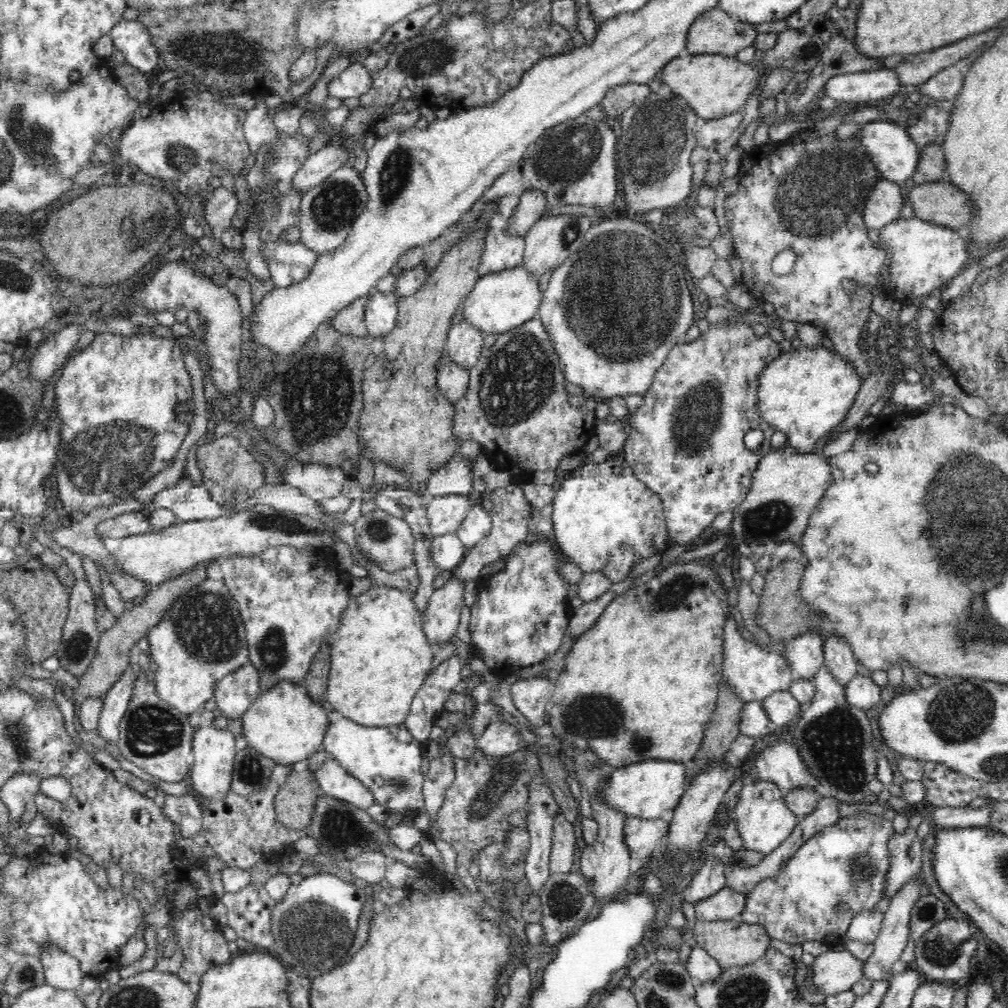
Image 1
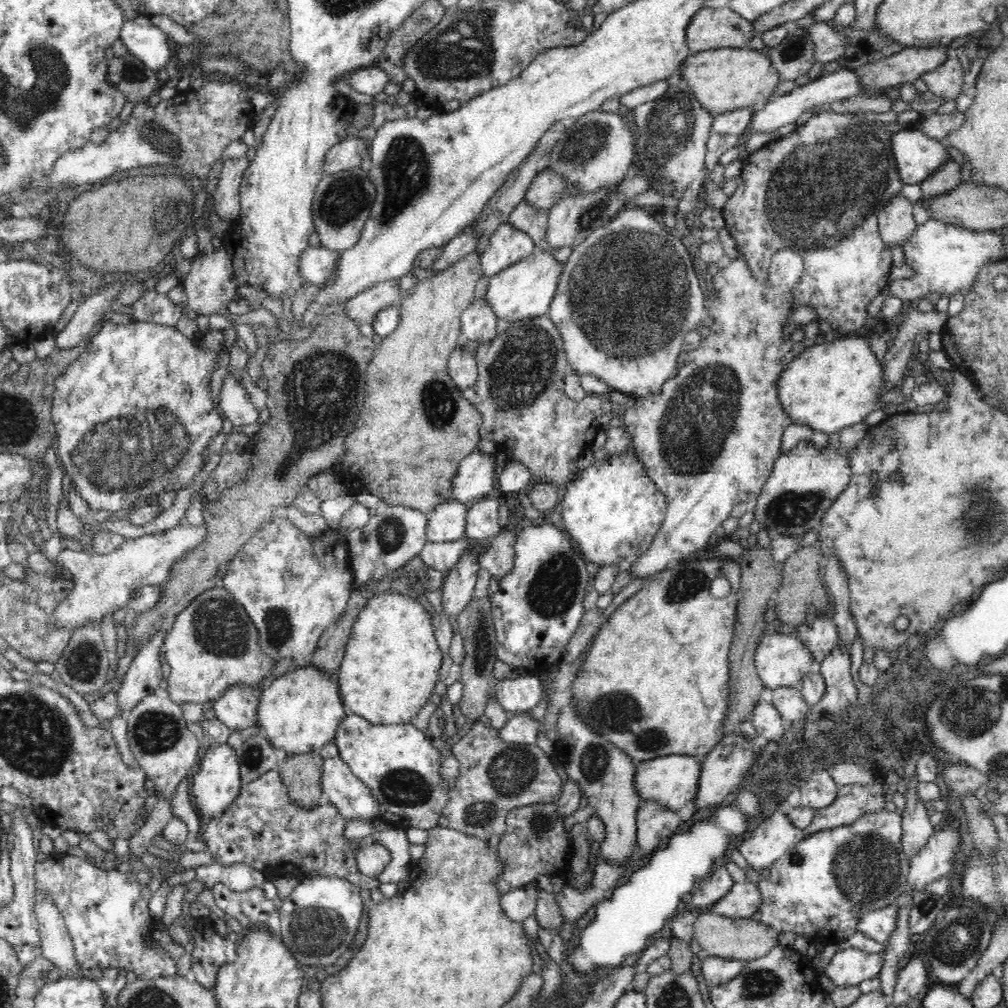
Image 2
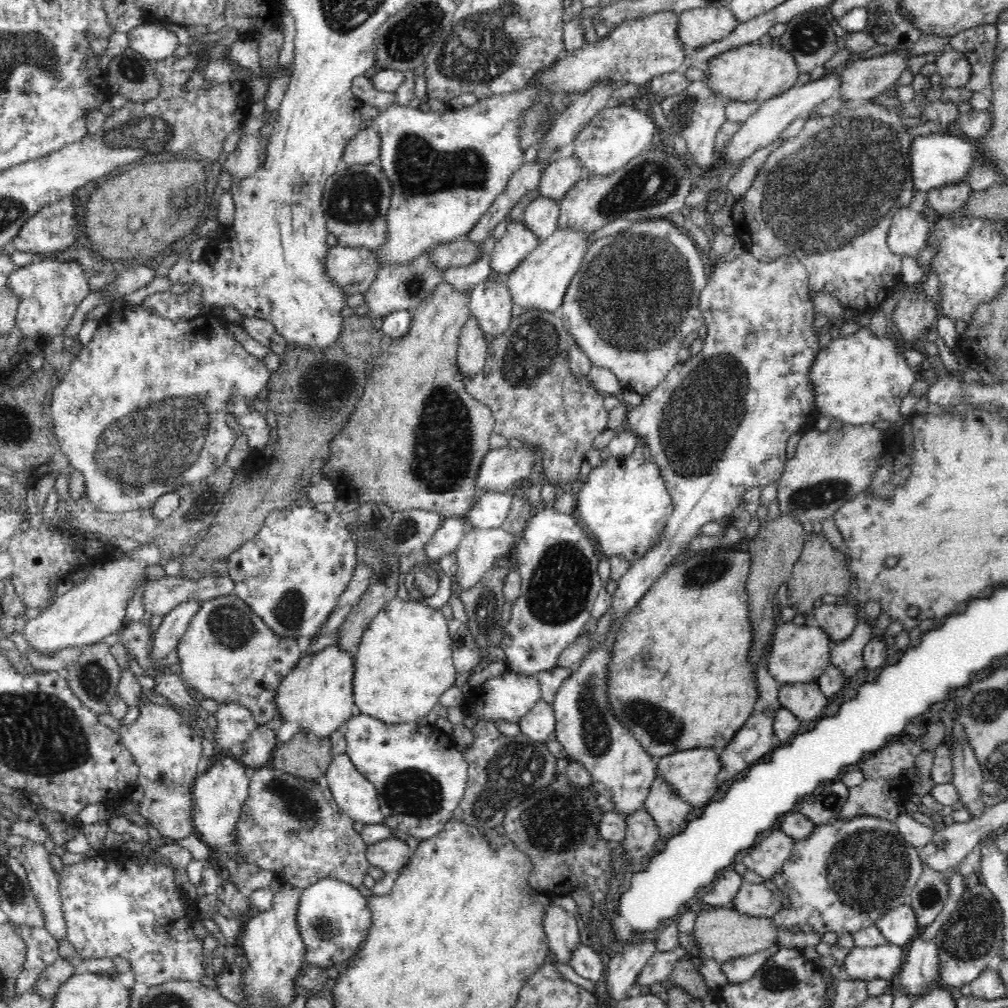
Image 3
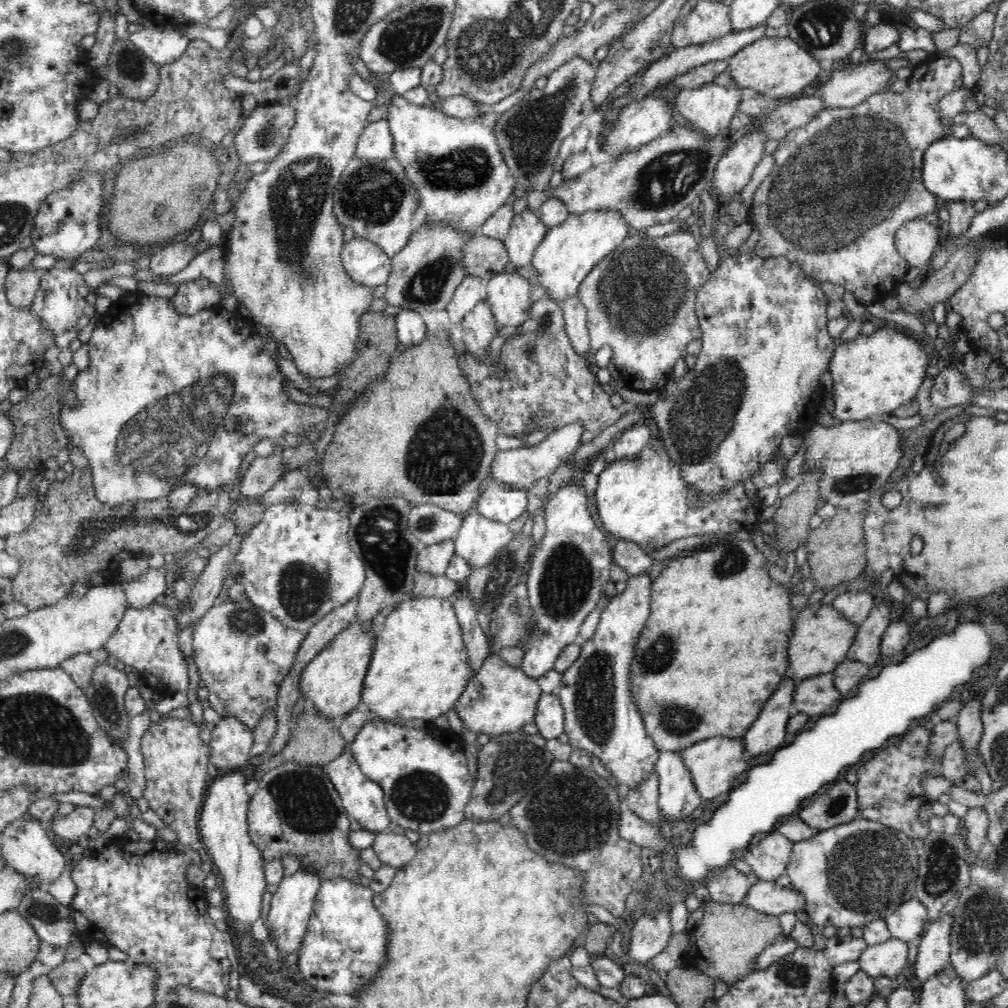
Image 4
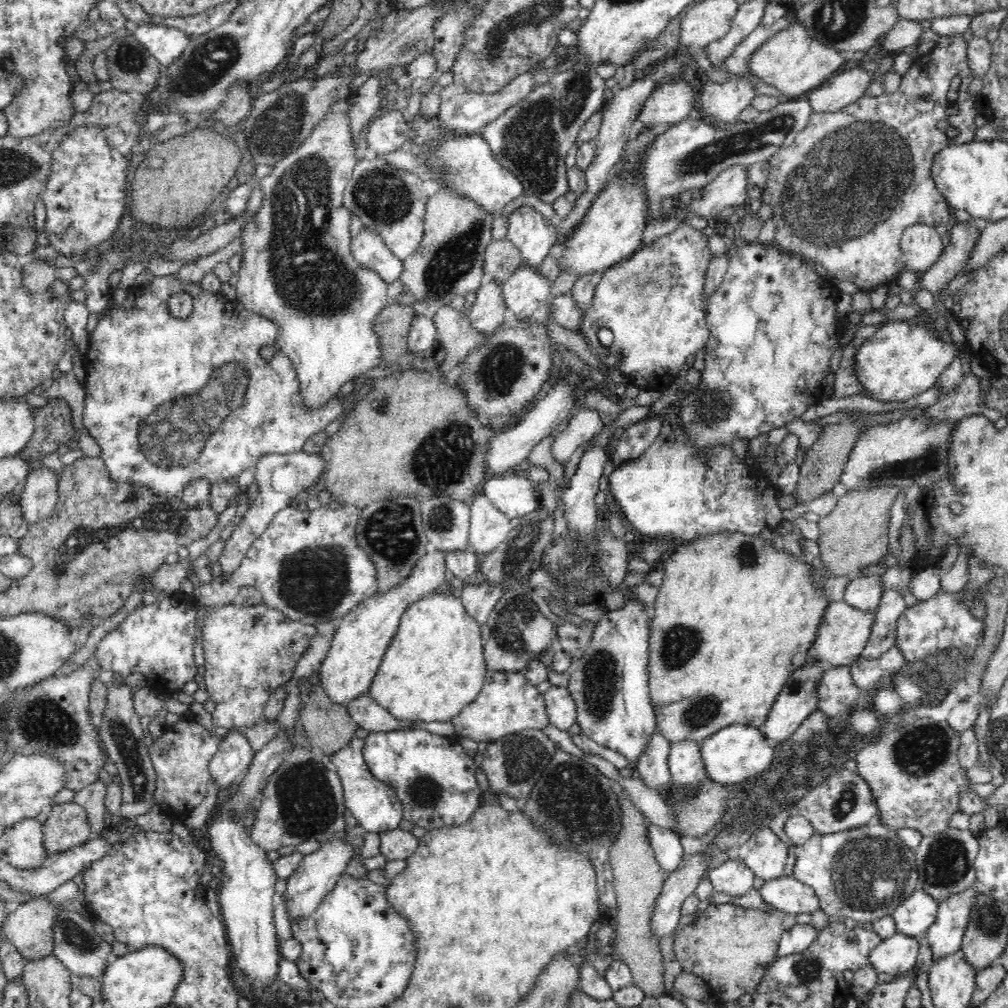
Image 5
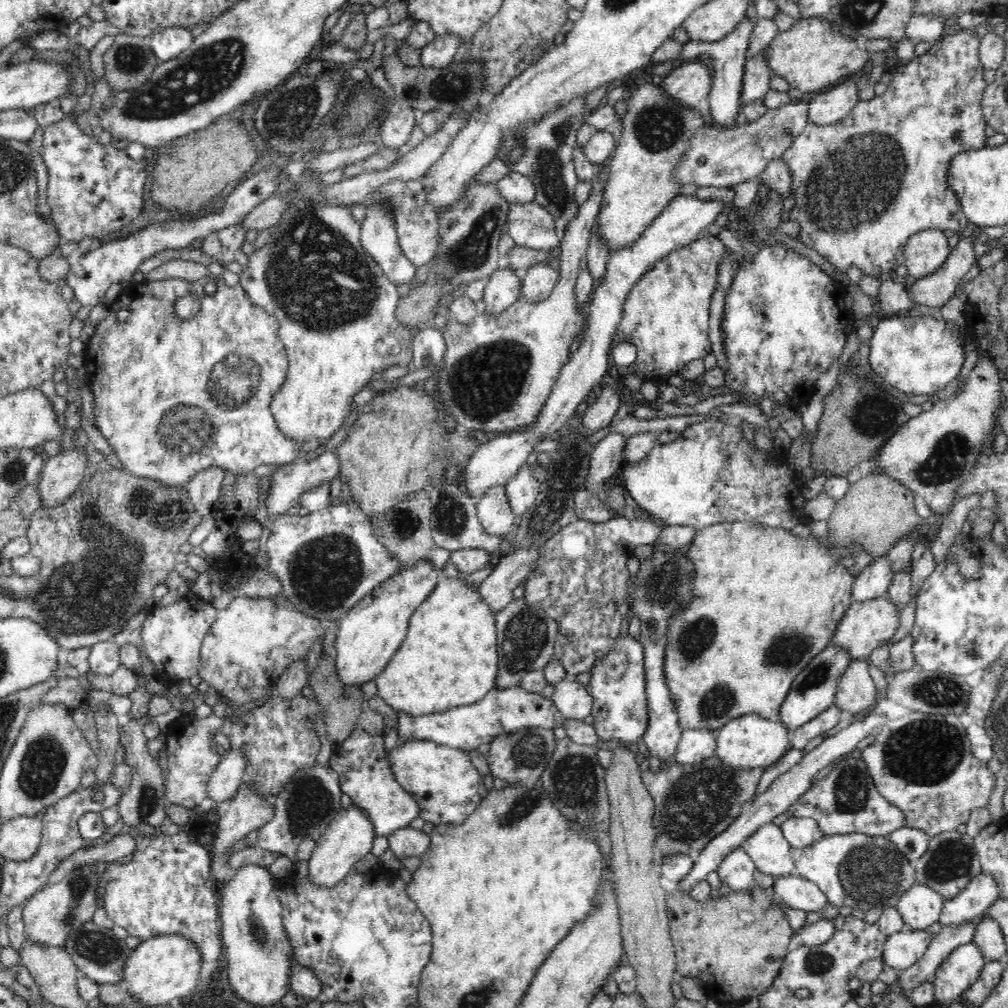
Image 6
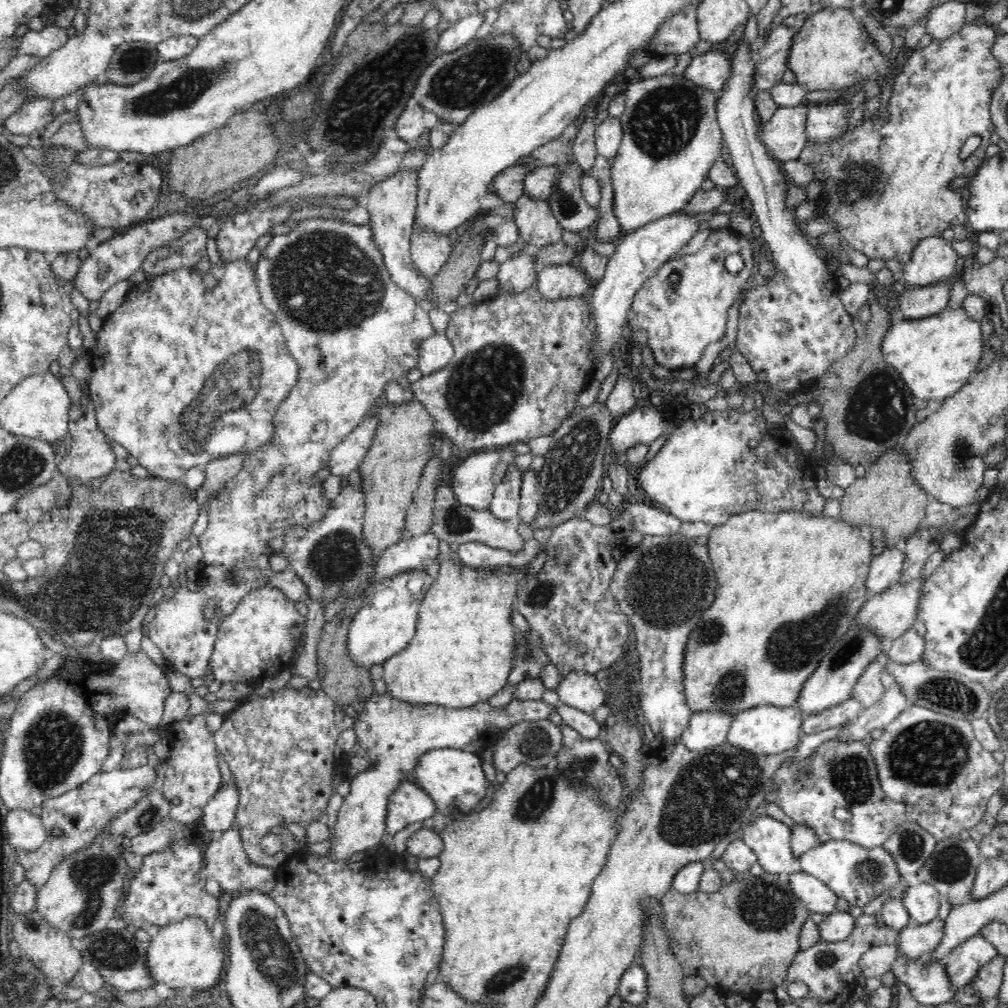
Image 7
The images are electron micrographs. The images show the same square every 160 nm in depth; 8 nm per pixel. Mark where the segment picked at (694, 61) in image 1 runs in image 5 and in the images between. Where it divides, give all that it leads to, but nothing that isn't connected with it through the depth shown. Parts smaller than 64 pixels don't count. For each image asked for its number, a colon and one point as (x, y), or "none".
2: (728, 78)
3: (754, 71)
4: (777, 67)
5: (795, 62)

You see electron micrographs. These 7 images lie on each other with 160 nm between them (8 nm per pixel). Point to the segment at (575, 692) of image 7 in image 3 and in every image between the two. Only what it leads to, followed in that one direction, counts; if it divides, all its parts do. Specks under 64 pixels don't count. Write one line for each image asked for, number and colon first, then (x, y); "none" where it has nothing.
3: (540, 722)
4: (550, 721)
5: (562, 710)
6: (573, 698)

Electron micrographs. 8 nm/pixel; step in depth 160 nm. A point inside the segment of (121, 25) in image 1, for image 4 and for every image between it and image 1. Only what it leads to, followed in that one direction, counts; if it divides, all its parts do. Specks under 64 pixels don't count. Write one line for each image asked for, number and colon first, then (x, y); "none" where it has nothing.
2: (146, 41)
3: (153, 40)
4: (162, 46)

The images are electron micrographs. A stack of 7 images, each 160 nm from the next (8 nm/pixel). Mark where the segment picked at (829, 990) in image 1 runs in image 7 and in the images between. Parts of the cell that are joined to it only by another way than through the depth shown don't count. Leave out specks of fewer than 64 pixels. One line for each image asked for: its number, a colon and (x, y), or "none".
2: (849, 966)
3: (867, 963)
4: (889, 959)
5: (897, 955)
6: (903, 949)
7: (917, 940)

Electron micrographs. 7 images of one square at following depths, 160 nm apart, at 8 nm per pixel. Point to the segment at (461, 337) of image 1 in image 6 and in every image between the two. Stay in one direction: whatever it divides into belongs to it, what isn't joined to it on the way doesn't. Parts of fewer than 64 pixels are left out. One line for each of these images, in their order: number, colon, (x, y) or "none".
2: (479, 321)
3: (492, 302)
4: (510, 294)
5: (527, 289)
6: (538, 282)

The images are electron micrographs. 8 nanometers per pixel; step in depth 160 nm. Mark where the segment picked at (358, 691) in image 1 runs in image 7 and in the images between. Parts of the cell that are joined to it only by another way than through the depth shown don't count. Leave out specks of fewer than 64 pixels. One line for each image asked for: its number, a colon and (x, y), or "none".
2: (390, 669)
3: (405, 662)
4: (421, 666)
5: (435, 666)
6: (449, 659)
7: (464, 649)

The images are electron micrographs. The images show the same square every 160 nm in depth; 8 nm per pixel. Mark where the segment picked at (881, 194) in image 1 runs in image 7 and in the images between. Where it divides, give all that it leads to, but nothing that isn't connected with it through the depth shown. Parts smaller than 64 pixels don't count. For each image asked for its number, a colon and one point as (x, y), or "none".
2: (897, 224)
3: (908, 234)
4: (916, 241)
5: (921, 246)
6: (926, 251)
7: (934, 260)

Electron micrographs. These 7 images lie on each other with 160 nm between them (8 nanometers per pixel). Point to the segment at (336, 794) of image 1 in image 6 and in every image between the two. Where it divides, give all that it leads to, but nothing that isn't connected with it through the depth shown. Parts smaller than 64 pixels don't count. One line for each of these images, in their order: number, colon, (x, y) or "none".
2: (354, 799)
3: (357, 796)
4: (363, 799)
5: (375, 805)
6: (360, 761)

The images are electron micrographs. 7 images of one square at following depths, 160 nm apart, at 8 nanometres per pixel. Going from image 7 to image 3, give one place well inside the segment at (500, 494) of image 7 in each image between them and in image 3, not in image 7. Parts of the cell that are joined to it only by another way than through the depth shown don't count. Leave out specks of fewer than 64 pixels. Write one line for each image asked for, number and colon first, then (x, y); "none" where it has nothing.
3: (479, 548)
4: (480, 537)
5: (489, 526)
6: (494, 509)

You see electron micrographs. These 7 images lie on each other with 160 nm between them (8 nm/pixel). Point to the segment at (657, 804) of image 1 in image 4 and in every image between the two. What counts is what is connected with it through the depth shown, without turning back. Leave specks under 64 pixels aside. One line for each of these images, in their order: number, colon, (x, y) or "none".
2: (673, 780)
3: (697, 773)
4: (716, 762)

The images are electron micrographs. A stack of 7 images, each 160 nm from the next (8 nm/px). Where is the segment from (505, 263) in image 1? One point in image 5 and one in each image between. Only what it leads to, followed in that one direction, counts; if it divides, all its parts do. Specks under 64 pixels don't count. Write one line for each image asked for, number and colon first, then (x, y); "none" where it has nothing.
2: (508, 245)
3: (518, 241)
4: (527, 231)
5: (534, 234)

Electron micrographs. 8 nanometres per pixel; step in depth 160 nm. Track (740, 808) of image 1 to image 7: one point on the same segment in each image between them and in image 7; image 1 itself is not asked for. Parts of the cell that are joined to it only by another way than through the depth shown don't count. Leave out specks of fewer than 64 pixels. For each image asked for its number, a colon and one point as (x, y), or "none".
2: (768, 844)
3: (766, 858)
4: (769, 859)
5: (764, 853)
6: (768, 848)
7: (770, 839)

